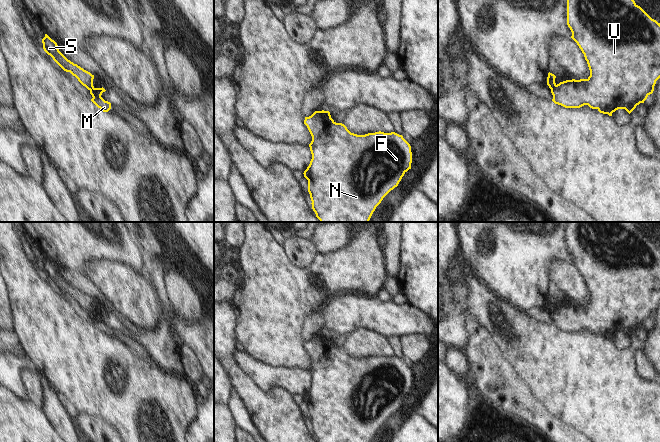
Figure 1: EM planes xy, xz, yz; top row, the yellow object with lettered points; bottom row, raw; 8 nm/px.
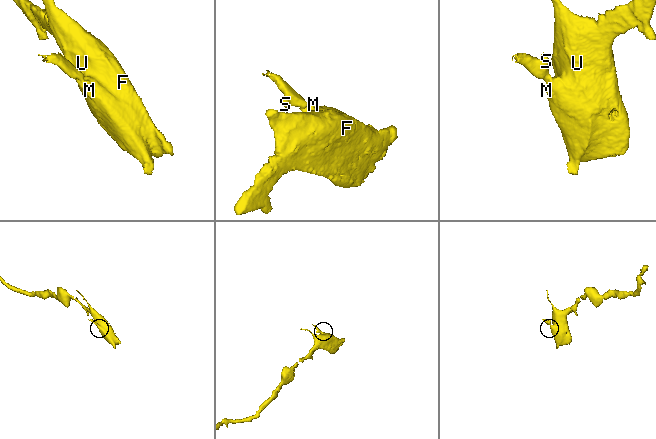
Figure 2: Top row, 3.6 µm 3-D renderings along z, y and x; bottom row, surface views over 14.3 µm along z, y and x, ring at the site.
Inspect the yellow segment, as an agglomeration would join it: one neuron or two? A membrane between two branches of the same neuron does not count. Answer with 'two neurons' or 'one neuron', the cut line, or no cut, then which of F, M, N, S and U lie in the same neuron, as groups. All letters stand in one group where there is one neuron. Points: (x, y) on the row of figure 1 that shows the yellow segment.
two neurons; cut yz (556, 85), (551, 90); groups F M N U / S

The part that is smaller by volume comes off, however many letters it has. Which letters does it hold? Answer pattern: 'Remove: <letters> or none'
Remove: S

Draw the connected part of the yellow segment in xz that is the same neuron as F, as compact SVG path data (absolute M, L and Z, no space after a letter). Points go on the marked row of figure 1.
M324 110L305 117L304 124L312 136L309 144L312 159L303 174L308 180L308 192L316 217L320 222L369 222L383 198L411 169L410 144L395 132L351 133Z

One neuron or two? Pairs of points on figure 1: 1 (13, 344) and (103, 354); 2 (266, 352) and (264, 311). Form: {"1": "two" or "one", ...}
{"1": "two", "2": "one"}

